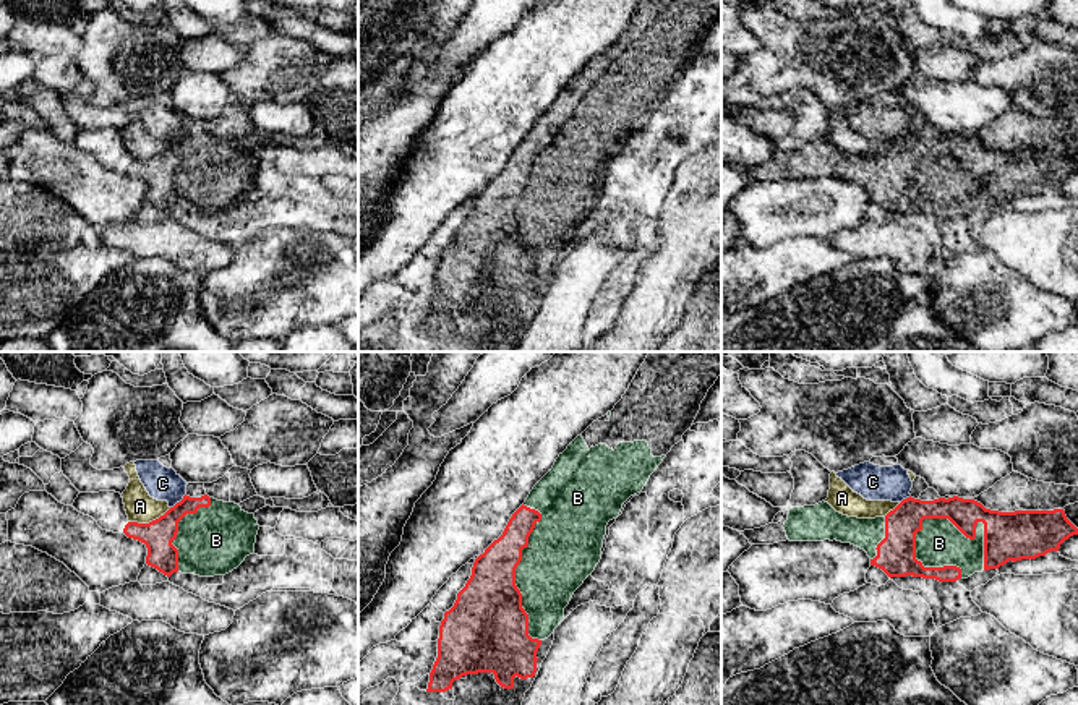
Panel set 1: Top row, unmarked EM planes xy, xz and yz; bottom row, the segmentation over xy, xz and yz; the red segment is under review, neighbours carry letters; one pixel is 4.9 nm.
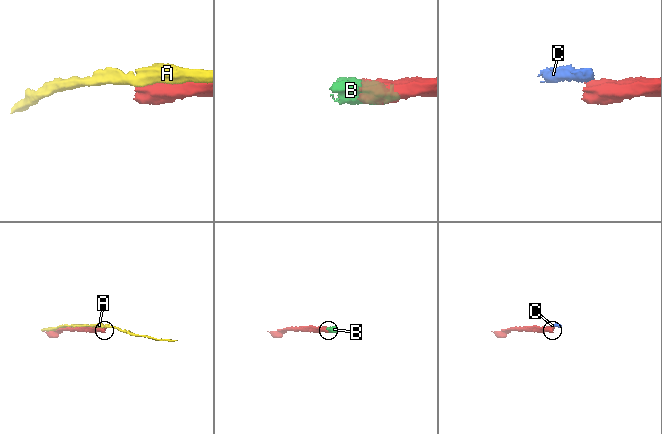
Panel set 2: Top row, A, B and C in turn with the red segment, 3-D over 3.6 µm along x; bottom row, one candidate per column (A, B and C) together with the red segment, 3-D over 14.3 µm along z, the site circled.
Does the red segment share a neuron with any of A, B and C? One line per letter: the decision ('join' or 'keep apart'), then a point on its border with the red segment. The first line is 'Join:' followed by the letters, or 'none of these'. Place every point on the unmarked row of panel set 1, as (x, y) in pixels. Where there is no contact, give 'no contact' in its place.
Join: B
A: keep apart | xy (149, 159)
B: join | yz (975, 169)
C: keep apart | xy (180, 138)

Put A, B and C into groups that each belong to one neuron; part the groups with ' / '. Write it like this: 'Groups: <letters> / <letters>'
Groups: A C / B

